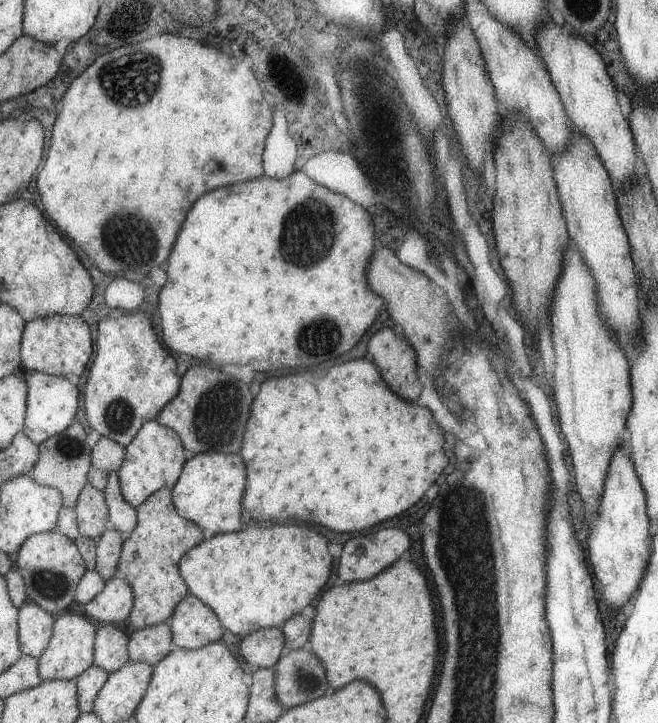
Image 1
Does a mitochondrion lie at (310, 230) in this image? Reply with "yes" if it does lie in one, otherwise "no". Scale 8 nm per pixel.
yes

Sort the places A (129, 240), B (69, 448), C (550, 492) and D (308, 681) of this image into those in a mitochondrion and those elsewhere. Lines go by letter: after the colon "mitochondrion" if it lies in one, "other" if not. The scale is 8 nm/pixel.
A: mitochondrion
B: mitochondrion
C: other
D: mitochondrion

